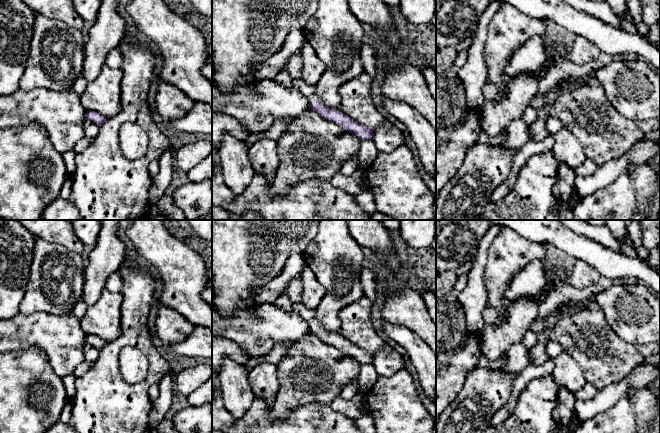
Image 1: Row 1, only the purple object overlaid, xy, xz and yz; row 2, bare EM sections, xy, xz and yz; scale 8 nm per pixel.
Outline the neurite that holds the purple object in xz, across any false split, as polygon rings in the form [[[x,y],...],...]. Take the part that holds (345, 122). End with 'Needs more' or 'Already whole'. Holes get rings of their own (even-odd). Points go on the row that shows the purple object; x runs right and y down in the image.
[[[299,78],[293,79],[292,86],[309,100],[310,109],[316,111],[324,119],[339,125],[343,130],[354,134],[361,141],[372,140],[373,129],[357,123],[341,111],[326,107],[318,98],[314,85],[307,84],[302,78]]]. Needs more

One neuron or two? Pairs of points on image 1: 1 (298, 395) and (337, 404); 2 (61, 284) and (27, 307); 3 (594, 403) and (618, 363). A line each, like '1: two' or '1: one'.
1: two
2: one
3: two

